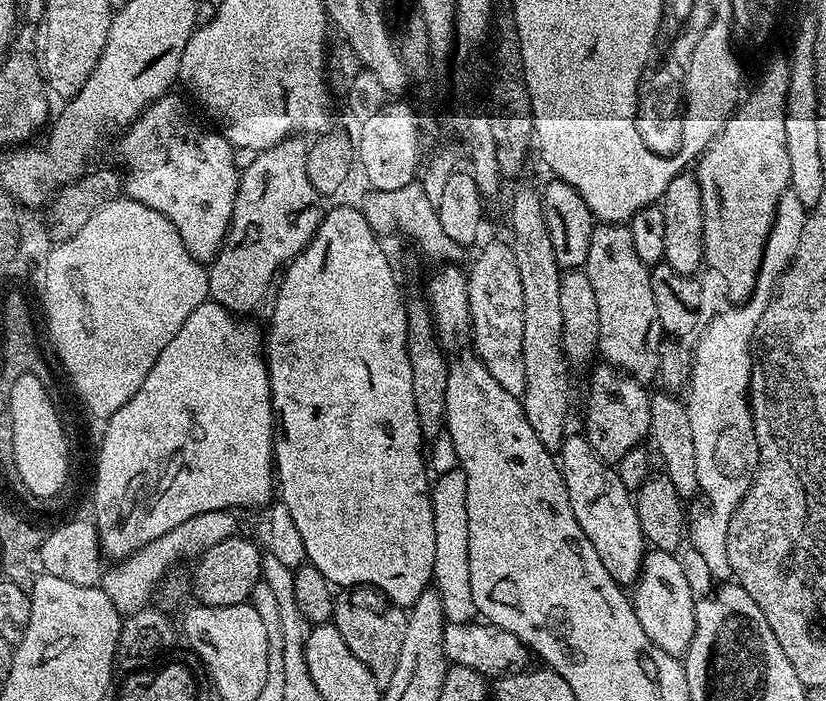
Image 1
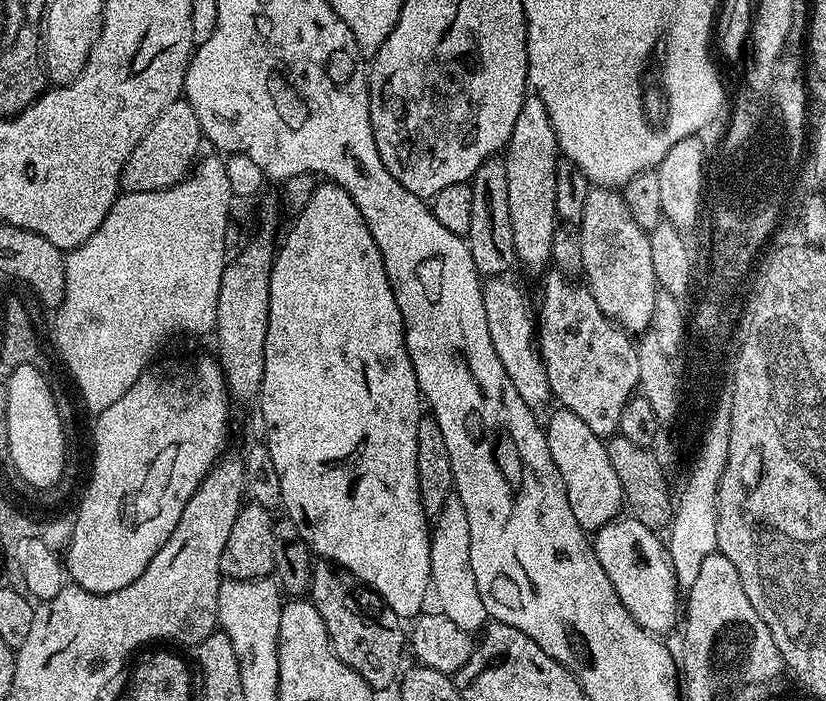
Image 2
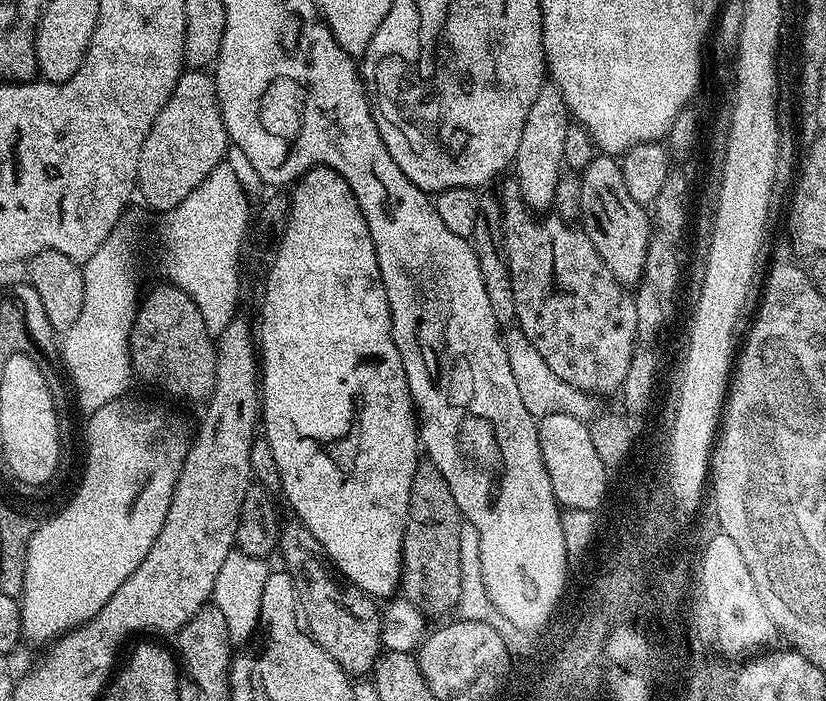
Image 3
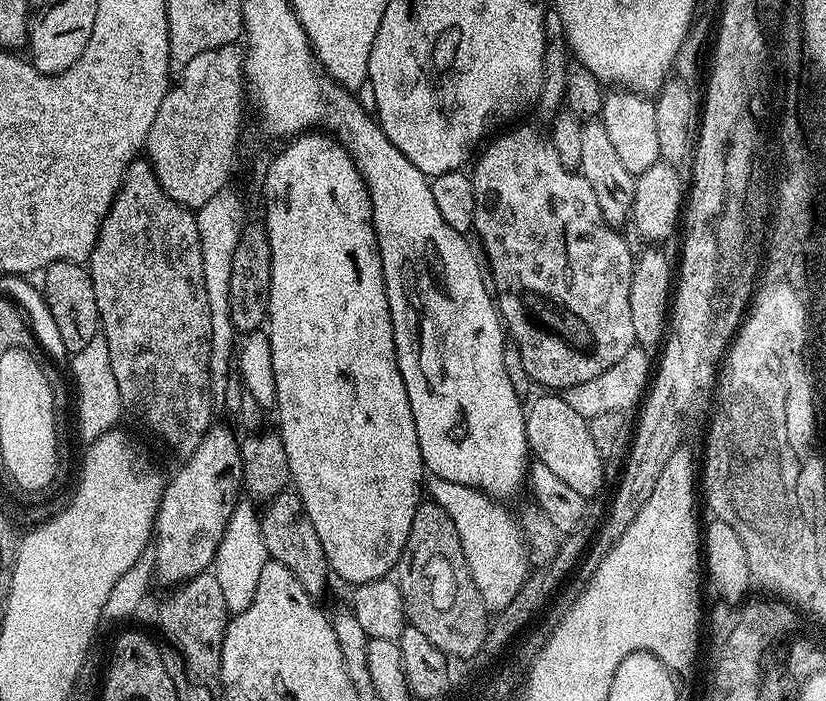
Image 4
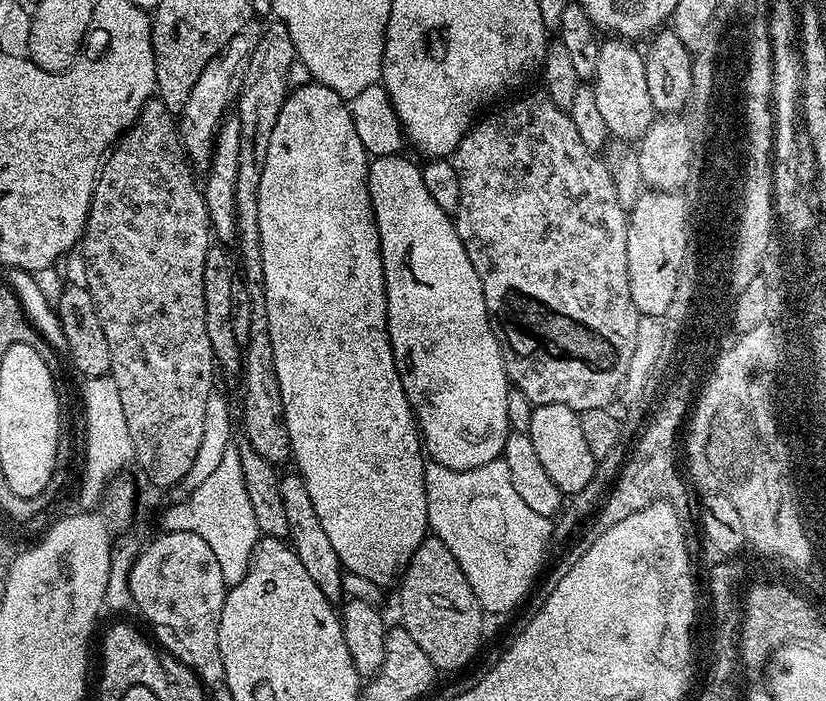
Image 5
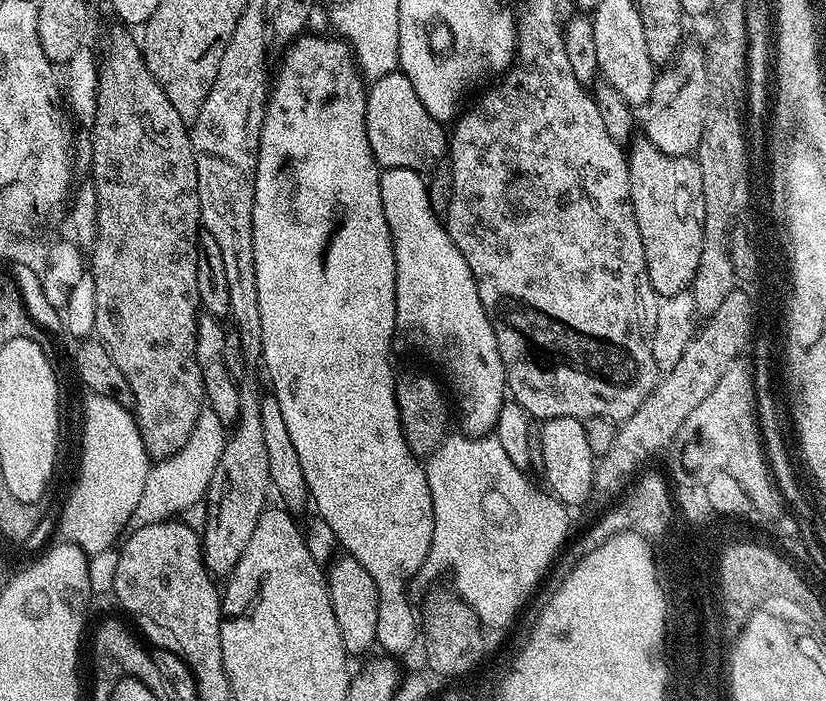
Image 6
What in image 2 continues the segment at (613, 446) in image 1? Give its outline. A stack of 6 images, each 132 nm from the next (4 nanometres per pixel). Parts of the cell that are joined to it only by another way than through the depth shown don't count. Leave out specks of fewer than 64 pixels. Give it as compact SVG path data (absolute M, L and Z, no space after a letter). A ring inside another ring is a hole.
M559 270L549 271L544 278L540 316L538 312L538 351L552 396L560 399L559 407L578 414L594 434L611 438L619 433L622 410L638 388L637 345L625 329L602 314L594 294L583 283L575 284L575 279Z

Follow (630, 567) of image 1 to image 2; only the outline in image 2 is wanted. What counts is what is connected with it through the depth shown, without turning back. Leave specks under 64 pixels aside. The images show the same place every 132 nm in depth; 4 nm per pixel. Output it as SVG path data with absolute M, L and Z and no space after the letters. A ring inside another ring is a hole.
M557 407L544 428L544 437L550 446L550 458L558 466L558 474L566 486L566 498L570 498L570 510L585 530L595 530L617 519L620 507L625 507L624 491L618 474L610 462L607 443L578 418L569 408Z

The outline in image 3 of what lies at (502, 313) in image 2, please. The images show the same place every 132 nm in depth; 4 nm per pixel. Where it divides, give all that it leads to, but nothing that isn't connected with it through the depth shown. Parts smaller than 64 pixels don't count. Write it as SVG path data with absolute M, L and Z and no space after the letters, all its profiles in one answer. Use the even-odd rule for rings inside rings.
M519 327L507 329L502 339L506 358L510 358L510 371L518 385L518 394L522 394L522 406L526 406L532 416L539 418L550 414L570 414L570 418L591 422L598 415L597 397L591 392L583 392L570 386L570 382L562 382L562 378L558 378L558 374L554 374L554 370L546 366L542 354L538 354L538 350L530 346L530 338L526 338L526 334L522 334Z

